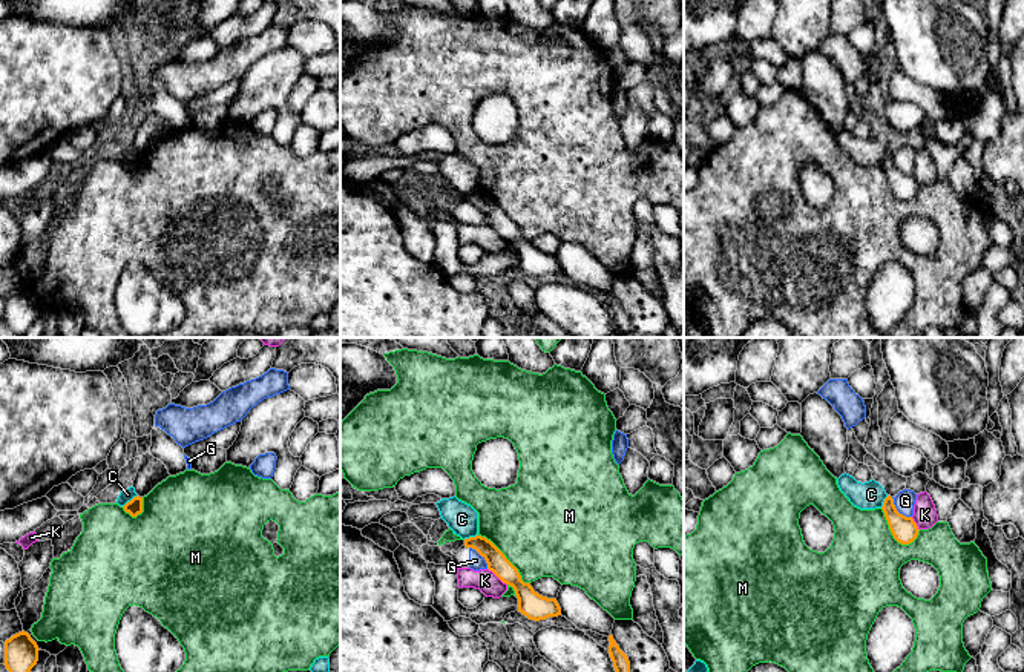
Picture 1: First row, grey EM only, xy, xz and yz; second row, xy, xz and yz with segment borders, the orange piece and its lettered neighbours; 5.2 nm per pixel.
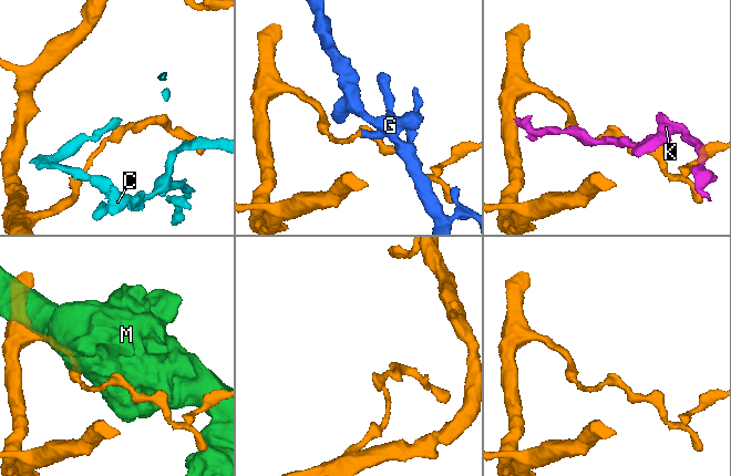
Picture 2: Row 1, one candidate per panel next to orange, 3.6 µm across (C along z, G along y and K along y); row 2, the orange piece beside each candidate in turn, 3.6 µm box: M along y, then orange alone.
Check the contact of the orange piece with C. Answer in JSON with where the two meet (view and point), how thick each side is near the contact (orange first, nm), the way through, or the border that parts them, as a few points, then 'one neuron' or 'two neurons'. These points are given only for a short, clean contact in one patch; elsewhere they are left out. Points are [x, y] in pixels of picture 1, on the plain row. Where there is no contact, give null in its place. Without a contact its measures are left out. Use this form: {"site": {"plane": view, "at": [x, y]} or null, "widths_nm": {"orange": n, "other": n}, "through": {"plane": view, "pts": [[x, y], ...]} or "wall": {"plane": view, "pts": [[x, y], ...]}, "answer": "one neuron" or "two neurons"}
{"site": {"plane": "xy", "at": [131, 157]}, "widths_nm": {"orange": 80, "other": 70}, "wall": {"plane": "xy", "pts": [[137, 151], [123, 163]]}, "answer": "two neurons"}

